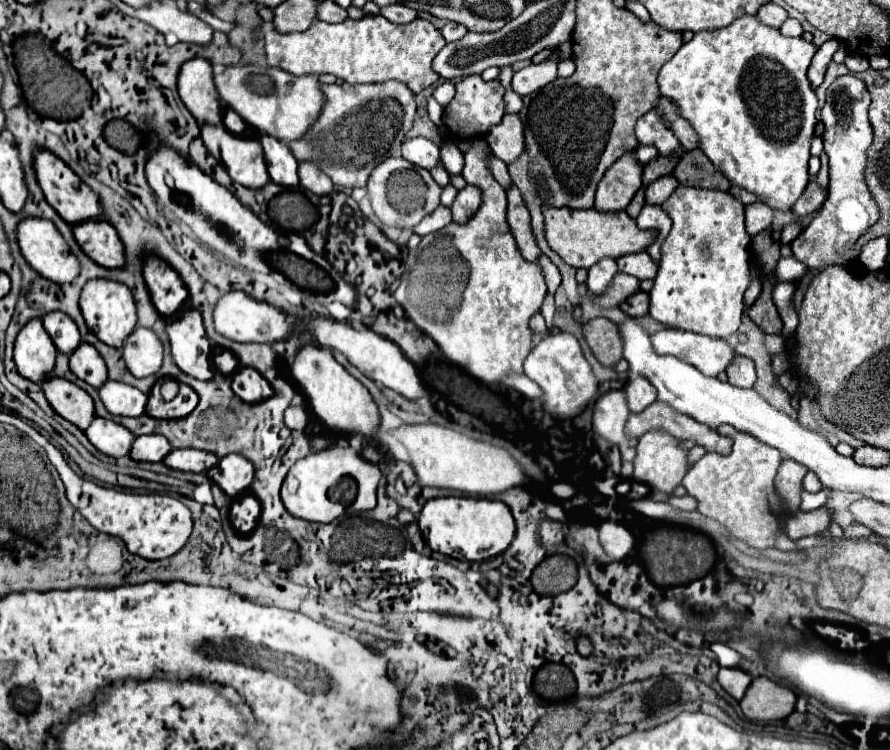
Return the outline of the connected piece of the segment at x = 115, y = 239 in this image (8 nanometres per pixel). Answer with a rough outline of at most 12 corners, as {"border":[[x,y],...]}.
{"border":[[107,220],[73,226],[83,252],[103,268],[123,268],[117,230]]}

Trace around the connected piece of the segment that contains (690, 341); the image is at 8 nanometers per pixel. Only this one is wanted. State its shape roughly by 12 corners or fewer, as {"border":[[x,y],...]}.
{"border":[[663,328],[657,354],[677,356],[705,376],[725,372],[737,356],[725,340]]}

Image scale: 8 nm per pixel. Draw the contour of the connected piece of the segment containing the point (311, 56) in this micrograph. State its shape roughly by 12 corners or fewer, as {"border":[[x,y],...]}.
{"border":[[379,14],[307,32],[263,26],[267,64],[349,84],[439,80],[429,20]]}

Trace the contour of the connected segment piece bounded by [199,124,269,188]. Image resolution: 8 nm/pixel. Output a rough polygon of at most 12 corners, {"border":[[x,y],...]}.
{"border":[[199,124],[205,146],[247,188],[269,182],[263,148],[223,124]]}

